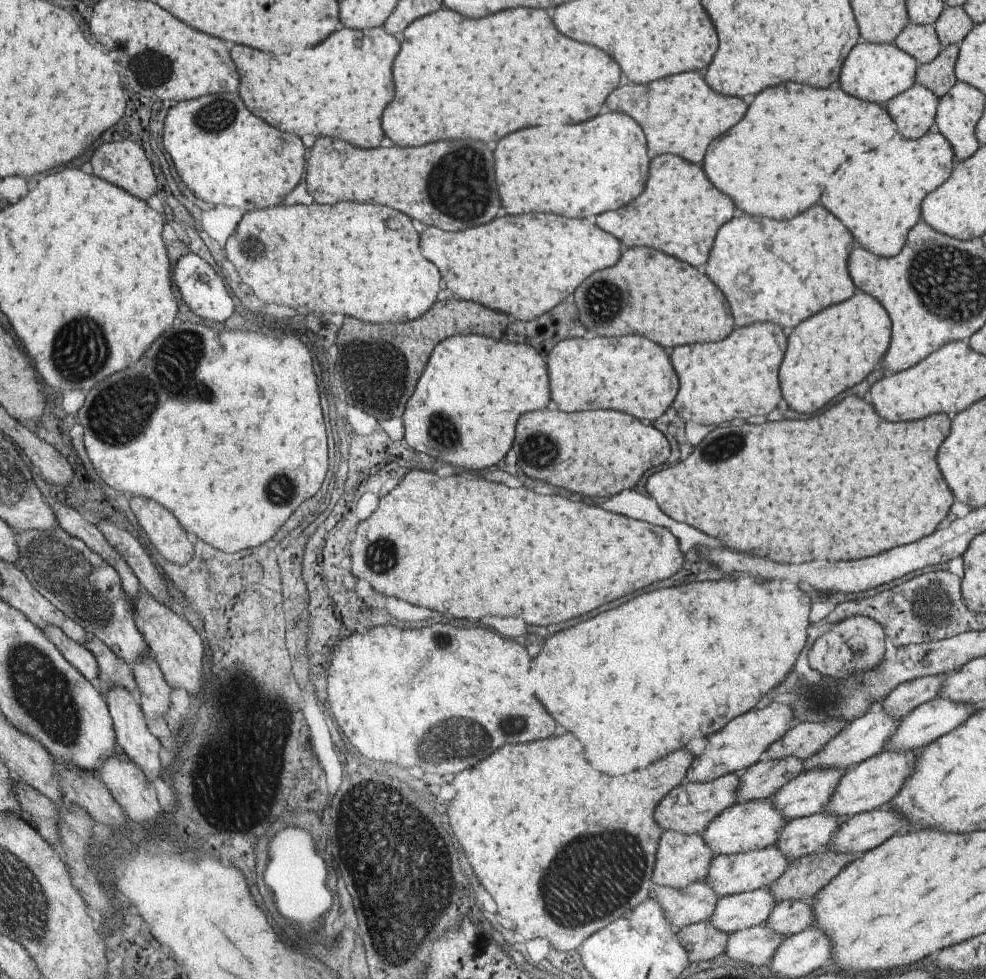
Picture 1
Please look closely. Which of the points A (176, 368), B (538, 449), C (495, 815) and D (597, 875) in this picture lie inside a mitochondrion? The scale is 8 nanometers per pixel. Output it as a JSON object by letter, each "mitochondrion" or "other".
{"A":"mitochondrion","B":"mitochondrion","C":"other","D":"mitochondrion"}

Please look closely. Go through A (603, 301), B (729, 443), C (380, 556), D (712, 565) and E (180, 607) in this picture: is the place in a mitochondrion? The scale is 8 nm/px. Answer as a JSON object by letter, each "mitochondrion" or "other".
{"A":"mitochondrion","B":"mitochondrion","C":"mitochondrion","D":"other","E":"other"}

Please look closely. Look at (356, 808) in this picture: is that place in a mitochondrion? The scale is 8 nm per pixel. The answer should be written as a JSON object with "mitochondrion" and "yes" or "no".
{"mitochondrion":"yes"}

